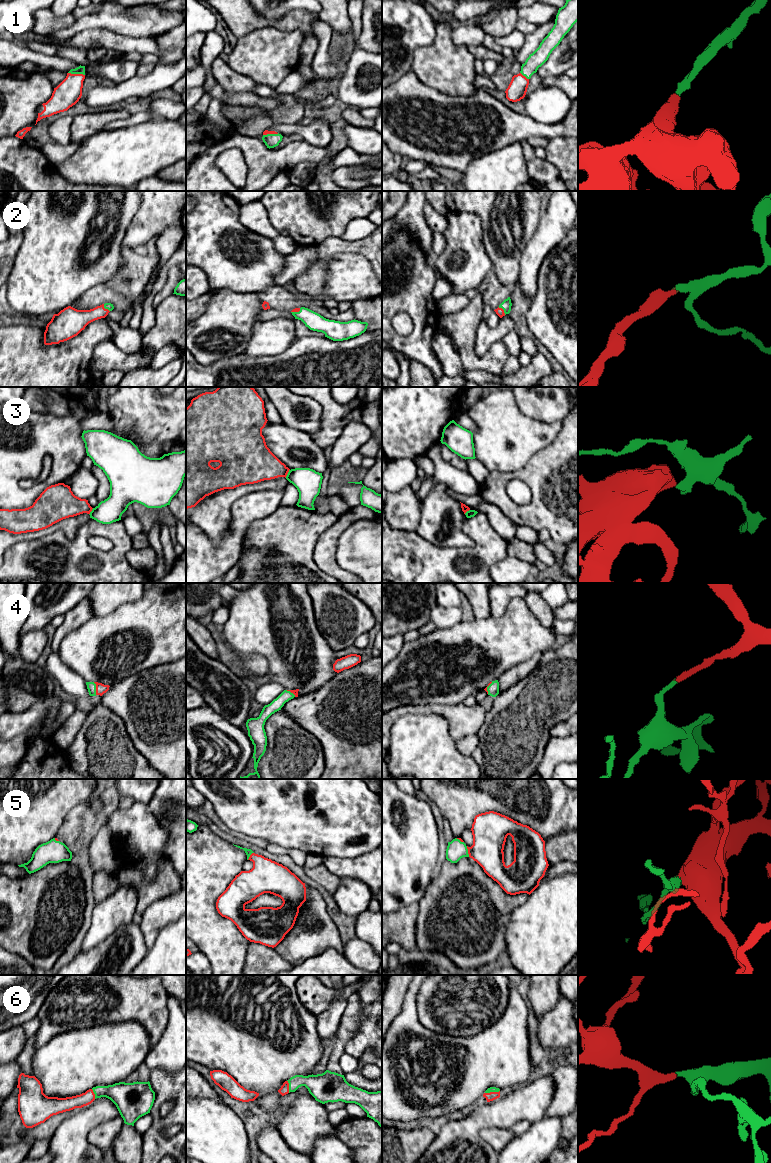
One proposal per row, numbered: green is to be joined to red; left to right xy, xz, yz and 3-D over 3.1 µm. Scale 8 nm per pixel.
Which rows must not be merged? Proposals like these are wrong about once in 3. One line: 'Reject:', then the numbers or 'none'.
Reject: 3

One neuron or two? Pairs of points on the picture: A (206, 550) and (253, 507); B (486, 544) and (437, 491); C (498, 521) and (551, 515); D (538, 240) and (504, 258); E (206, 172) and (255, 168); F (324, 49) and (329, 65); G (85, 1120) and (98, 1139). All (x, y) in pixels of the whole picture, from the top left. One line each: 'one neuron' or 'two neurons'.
A: one neuron
B: two neurons
C: two neurons
D: two neurons
E: one neuron
F: one neuron
G: two neurons

